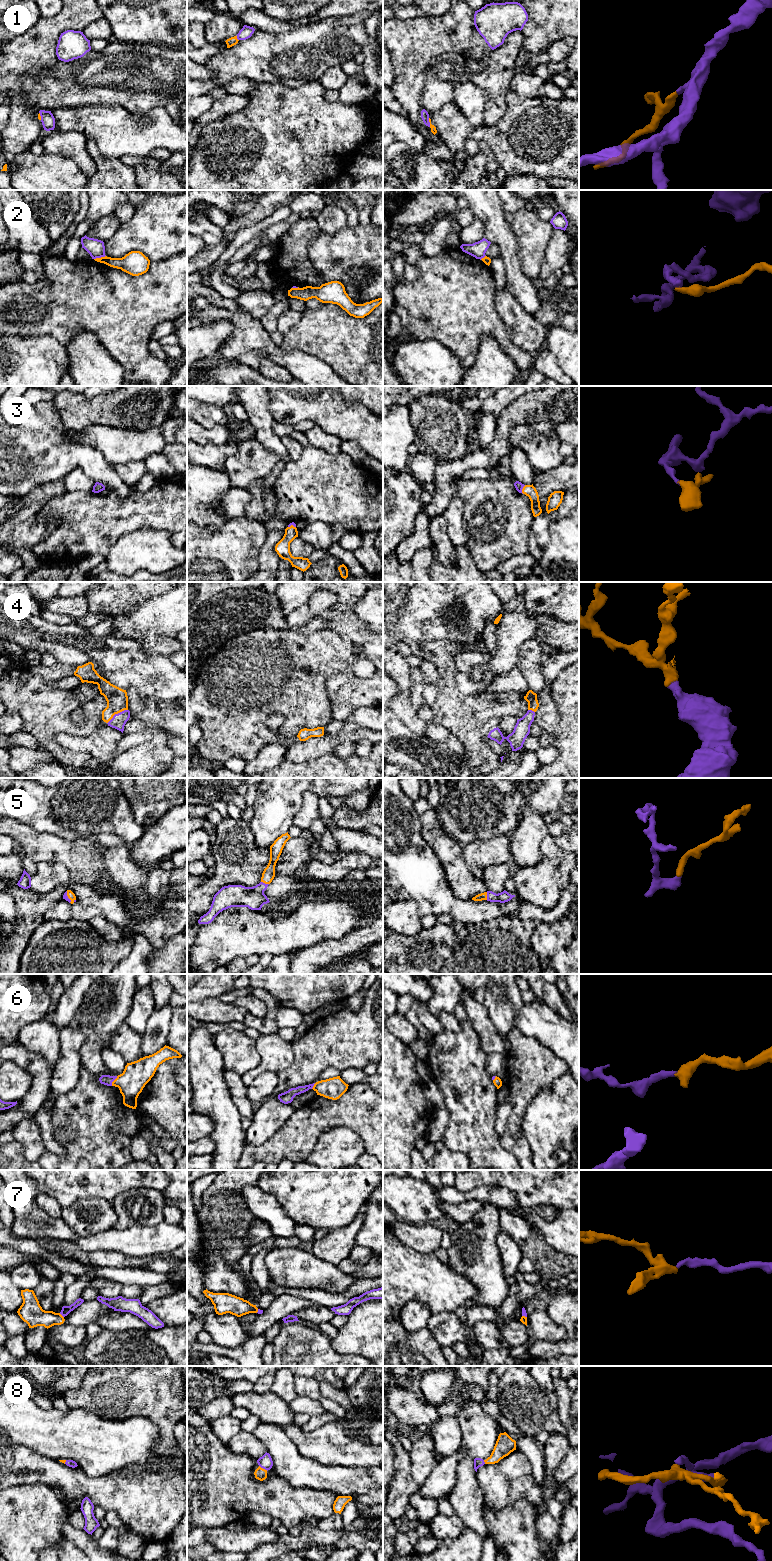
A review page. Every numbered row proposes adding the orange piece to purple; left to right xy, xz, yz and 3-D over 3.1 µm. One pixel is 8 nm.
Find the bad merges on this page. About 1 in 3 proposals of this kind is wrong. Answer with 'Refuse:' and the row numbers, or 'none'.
Refuse: 2

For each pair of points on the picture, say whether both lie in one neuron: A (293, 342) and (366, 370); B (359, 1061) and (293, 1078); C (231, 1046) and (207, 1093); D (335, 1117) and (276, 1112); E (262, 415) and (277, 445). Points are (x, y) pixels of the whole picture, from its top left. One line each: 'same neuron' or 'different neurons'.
A: same neuron
B: same neuron
C: different neurons
D: different neurons
E: same neuron

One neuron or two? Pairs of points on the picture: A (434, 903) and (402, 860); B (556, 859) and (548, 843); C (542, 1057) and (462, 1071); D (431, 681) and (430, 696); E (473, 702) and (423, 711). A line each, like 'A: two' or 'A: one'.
A: one
B: one
C: two
D: one
E: two

